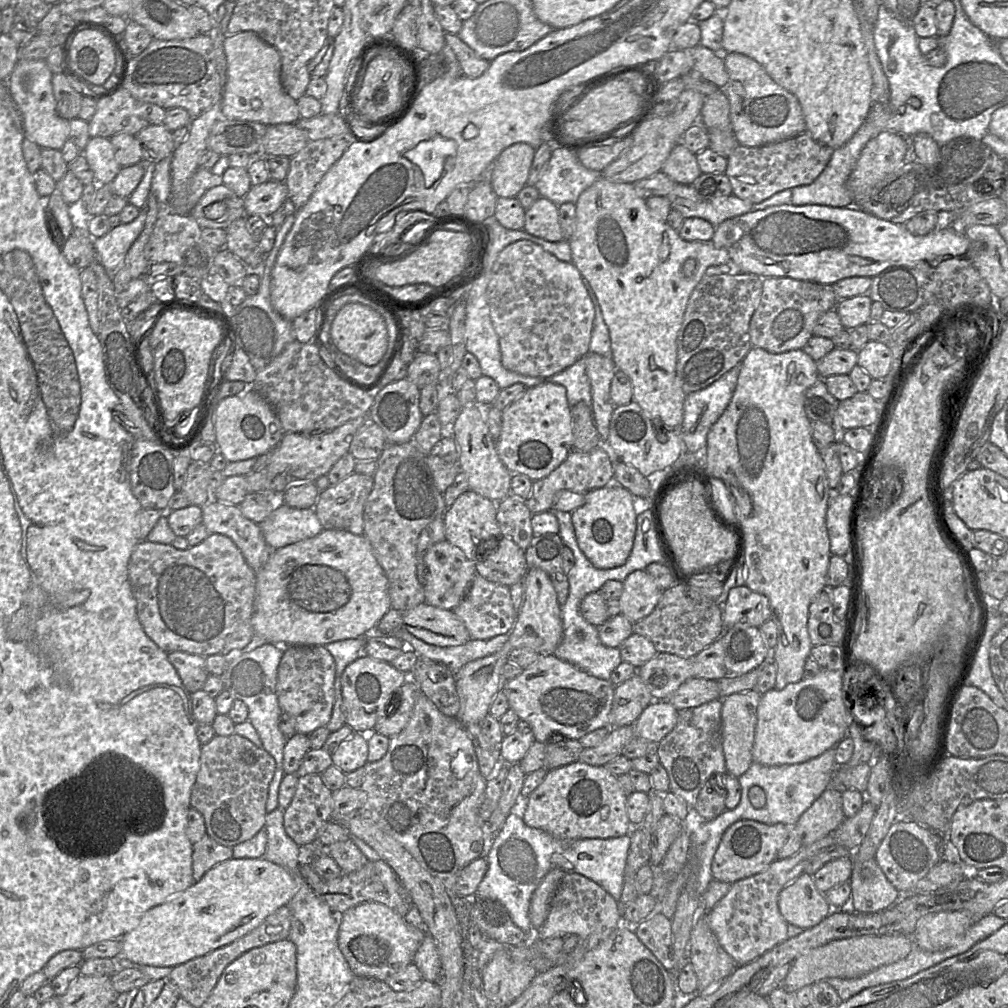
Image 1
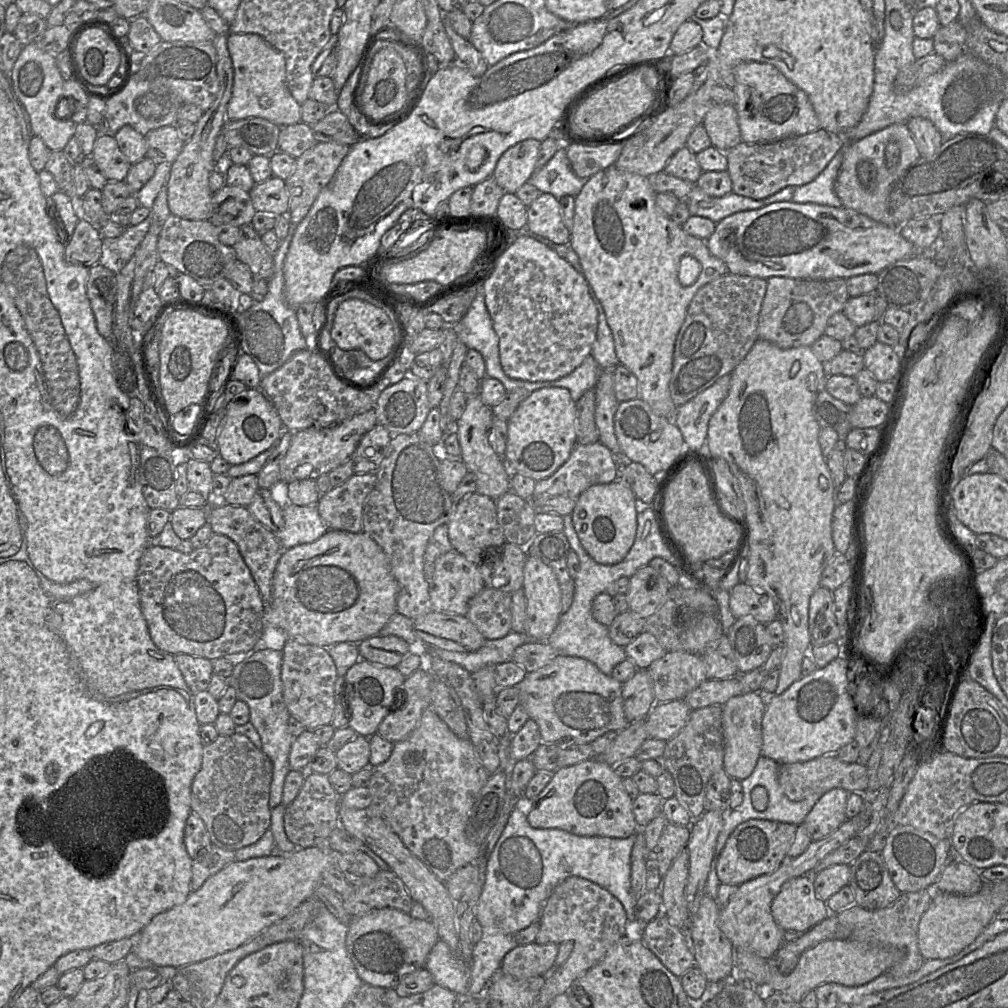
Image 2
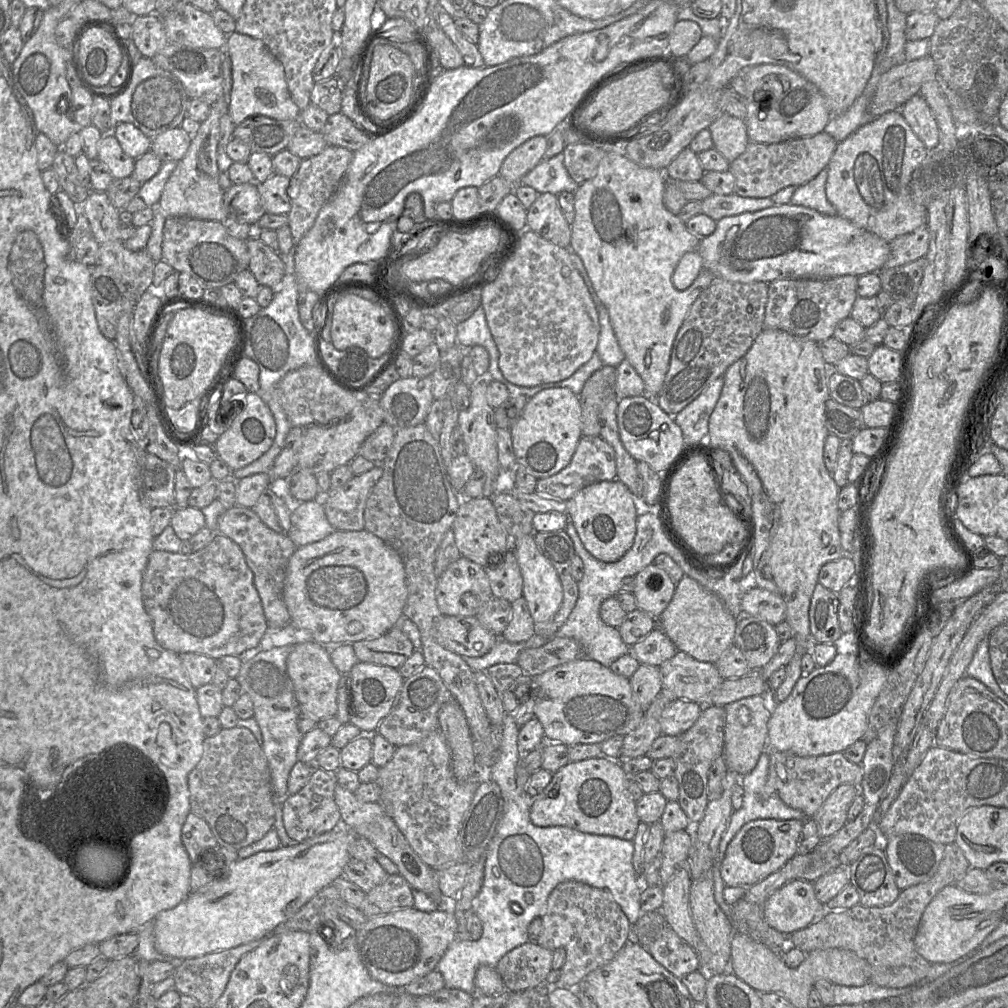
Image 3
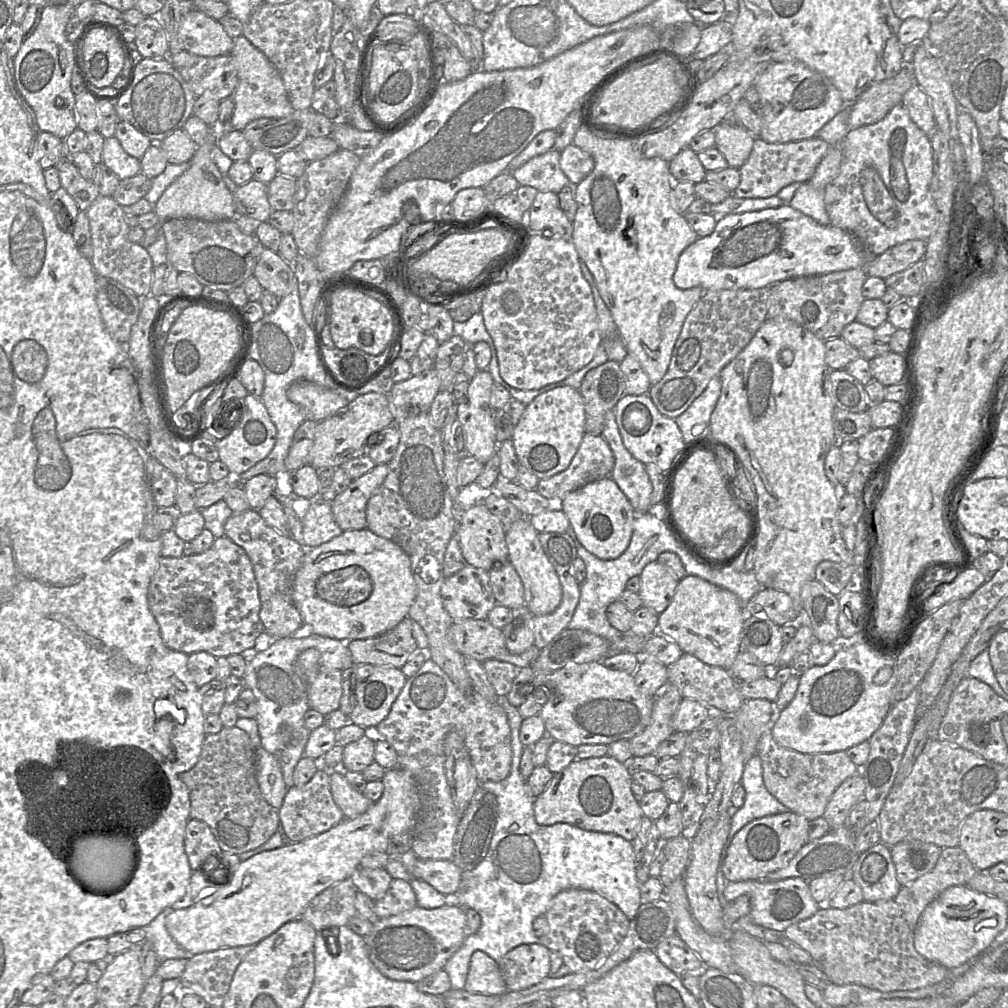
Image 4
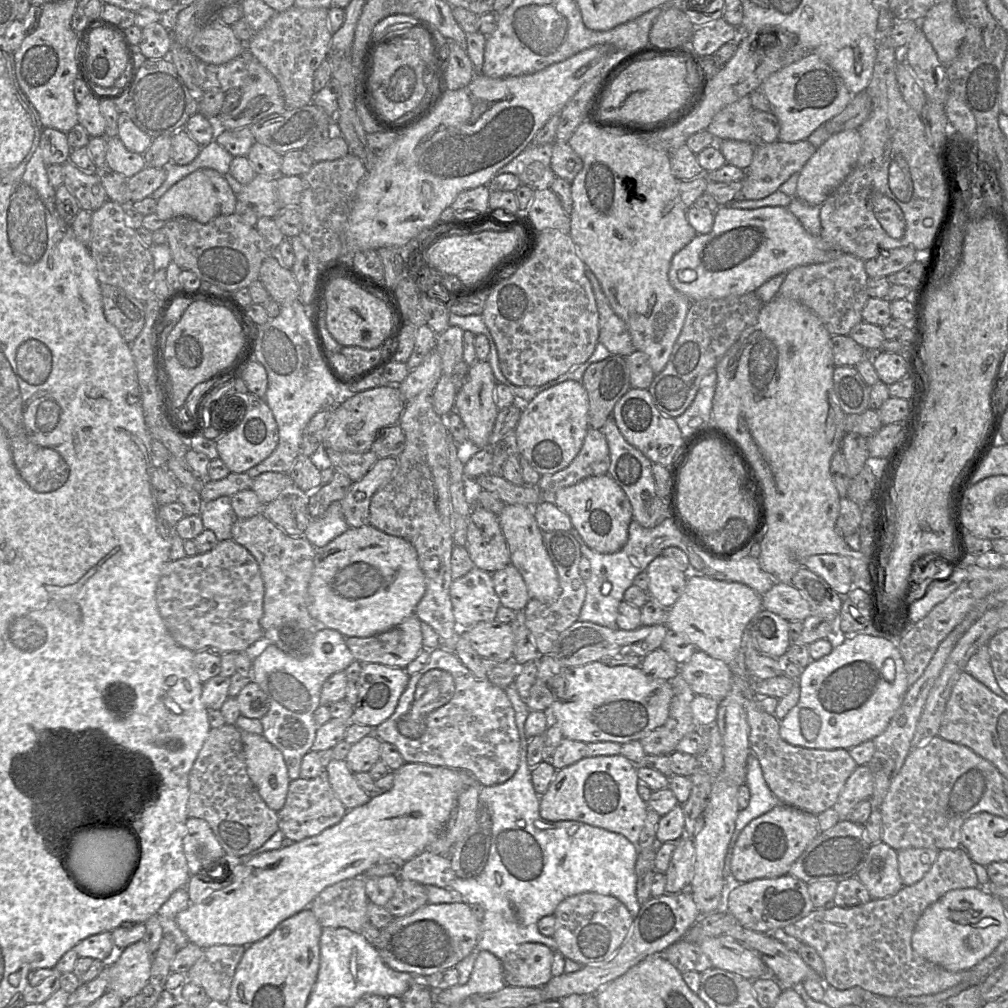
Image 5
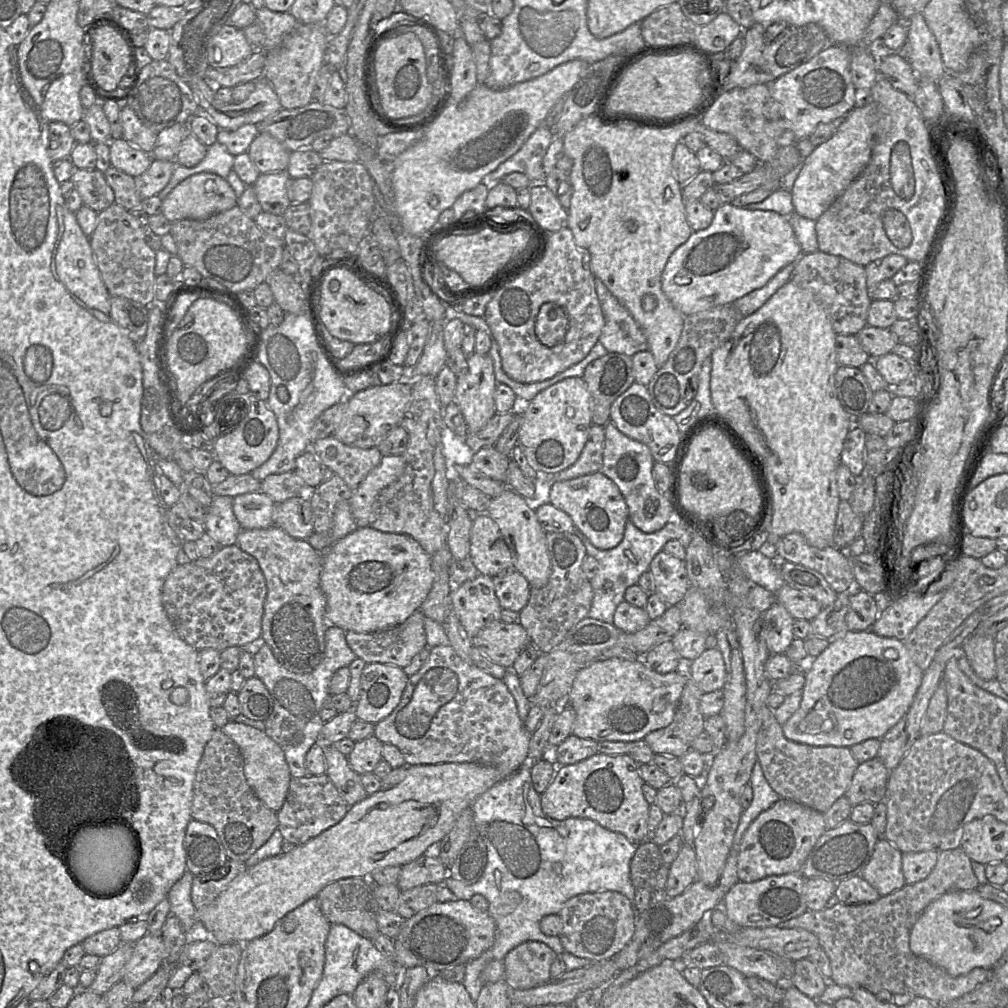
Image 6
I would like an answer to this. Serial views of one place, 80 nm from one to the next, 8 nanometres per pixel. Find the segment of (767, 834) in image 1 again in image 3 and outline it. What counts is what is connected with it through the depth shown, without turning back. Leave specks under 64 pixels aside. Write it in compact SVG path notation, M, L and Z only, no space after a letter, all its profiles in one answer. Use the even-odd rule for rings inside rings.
M757 819L743 825L728 844L720 872L726 886L750 887L776 872L797 854L803 821Z

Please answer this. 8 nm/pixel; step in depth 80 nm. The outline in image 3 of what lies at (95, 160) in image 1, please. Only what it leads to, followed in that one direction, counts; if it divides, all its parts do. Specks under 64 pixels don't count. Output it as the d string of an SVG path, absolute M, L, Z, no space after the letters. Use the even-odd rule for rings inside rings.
M113 130L100 139L97 157L108 166L114 179L129 177L134 171L136 159L122 150L117 138L113 135Z

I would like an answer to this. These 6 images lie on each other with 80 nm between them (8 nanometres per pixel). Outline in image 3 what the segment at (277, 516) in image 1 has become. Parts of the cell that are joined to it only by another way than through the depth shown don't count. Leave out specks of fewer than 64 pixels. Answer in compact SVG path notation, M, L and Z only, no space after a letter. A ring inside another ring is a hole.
M321 497L301 502L291 513L291 528L287 536L298 548L318 542L334 531L326 517Z

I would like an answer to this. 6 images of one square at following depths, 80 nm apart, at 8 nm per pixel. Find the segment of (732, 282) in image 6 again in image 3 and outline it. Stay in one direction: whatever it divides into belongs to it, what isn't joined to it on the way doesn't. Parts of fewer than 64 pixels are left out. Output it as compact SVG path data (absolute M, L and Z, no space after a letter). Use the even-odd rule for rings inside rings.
M788 203L717 221L715 231L701 238L698 250L682 256L672 282L677 290L684 291L702 268L711 271L716 279L740 283L861 276L881 270L889 254L888 242L849 220Z

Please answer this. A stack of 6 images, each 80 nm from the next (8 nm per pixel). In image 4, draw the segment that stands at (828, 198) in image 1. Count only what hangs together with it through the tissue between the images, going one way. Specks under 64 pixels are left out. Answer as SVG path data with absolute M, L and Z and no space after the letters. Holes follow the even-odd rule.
M804 182L788 204L820 225L829 225L830 219L825 208L824 197L825 189L815 189L809 182Z

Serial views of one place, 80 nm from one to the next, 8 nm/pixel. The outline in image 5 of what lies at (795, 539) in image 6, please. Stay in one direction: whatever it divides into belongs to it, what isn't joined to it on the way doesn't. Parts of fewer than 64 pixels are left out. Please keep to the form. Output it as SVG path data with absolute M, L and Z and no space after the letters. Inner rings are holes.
M835 554L813 555L801 559L800 564L823 578L839 596L850 591L852 573L842 557Z

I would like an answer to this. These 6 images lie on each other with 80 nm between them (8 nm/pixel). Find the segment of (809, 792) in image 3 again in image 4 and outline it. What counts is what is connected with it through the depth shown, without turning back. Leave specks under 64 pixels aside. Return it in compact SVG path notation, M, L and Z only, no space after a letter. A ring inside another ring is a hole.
M766 728L761 735L756 755L761 759L763 781L768 792L789 811L813 820L823 816L826 806L835 790L849 777L859 772L846 751L832 753L801 753L780 746L772 736L772 729Z

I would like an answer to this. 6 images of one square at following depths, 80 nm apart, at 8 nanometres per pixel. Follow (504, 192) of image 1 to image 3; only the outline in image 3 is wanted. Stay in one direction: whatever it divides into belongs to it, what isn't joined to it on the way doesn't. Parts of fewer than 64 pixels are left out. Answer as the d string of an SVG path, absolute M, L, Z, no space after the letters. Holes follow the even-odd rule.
M535 136L514 149L503 161L499 176L515 185L544 159L546 136Z

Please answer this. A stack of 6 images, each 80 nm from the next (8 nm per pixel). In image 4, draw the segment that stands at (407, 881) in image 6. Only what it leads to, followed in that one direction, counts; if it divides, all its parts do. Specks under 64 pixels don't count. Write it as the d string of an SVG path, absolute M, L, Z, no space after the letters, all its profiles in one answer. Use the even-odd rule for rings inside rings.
M419 859L412 867L412 877L427 882L443 895L456 893L463 872L452 860Z

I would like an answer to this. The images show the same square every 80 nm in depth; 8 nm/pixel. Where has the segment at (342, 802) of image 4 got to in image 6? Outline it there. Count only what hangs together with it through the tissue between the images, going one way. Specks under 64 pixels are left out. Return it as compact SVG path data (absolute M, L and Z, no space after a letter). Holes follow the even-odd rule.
M334 745L324 747L324 756L326 775L348 806L352 806L368 796L361 784L360 775L349 765L348 756L343 755Z

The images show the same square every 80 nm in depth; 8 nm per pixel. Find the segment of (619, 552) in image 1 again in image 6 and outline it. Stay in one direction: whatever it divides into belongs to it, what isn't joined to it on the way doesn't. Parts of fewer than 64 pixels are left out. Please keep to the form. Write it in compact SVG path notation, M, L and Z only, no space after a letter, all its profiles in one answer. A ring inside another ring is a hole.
M601 471L574 479L556 481L549 491L549 502L566 512L588 540L602 550L616 547L623 539L629 510L618 486Z

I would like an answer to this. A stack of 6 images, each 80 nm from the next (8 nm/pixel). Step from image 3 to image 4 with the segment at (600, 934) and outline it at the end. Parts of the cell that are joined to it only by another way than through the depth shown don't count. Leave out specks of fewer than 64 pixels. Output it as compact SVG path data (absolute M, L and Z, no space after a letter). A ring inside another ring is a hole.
M566 889L551 901L545 914L548 931L540 944L551 952L558 952L571 973L596 968L607 958L625 937L630 920L612 902L598 893L583 889Z

